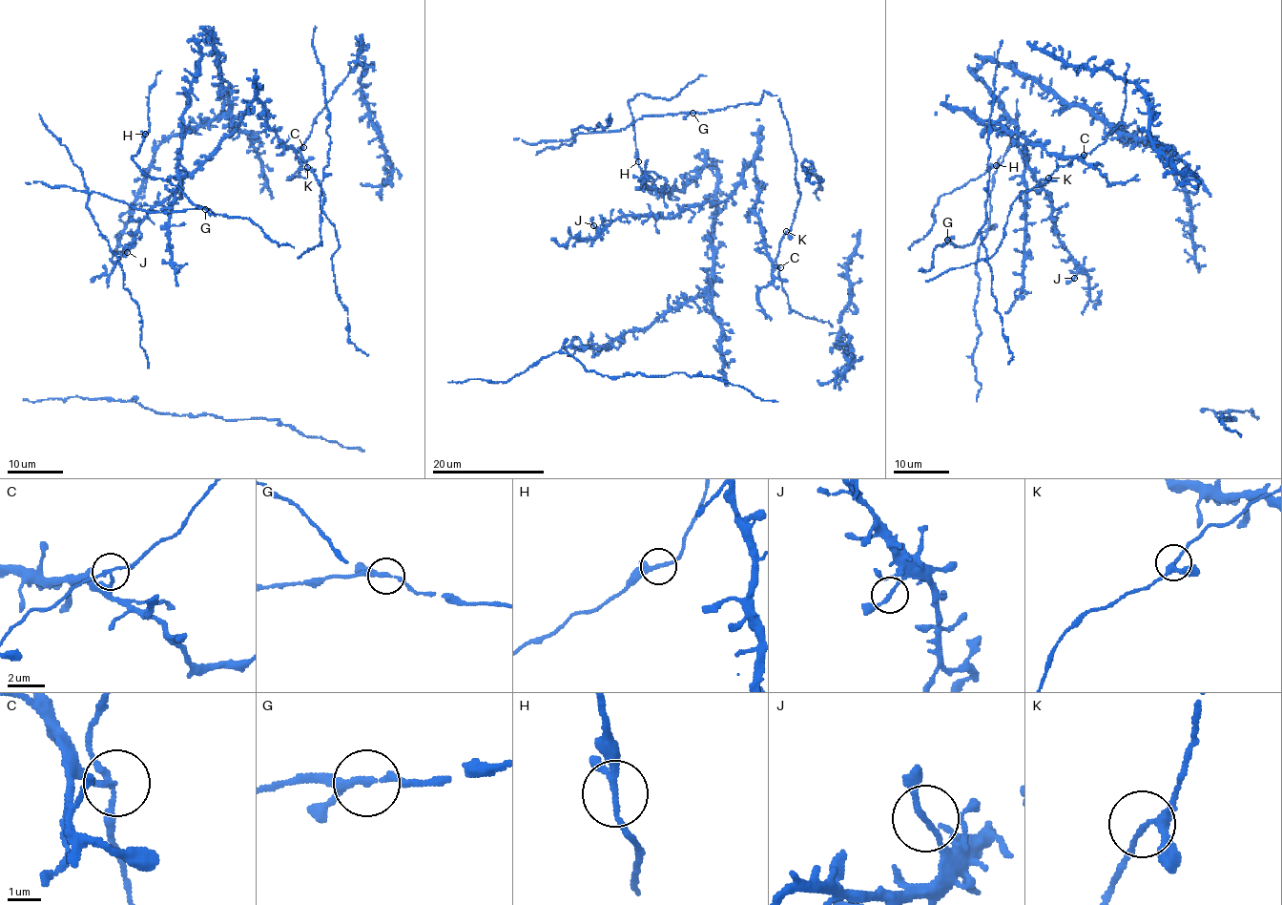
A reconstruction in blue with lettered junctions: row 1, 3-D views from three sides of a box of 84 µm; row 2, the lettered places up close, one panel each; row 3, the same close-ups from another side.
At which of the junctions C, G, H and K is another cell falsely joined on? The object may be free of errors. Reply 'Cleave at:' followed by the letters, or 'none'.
Cleave at: none

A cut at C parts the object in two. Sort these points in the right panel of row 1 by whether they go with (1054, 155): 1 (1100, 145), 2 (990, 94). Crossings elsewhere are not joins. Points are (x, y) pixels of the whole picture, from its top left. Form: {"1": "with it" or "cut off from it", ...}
{"1": "cut off from it", "2": "cut off from it"}

